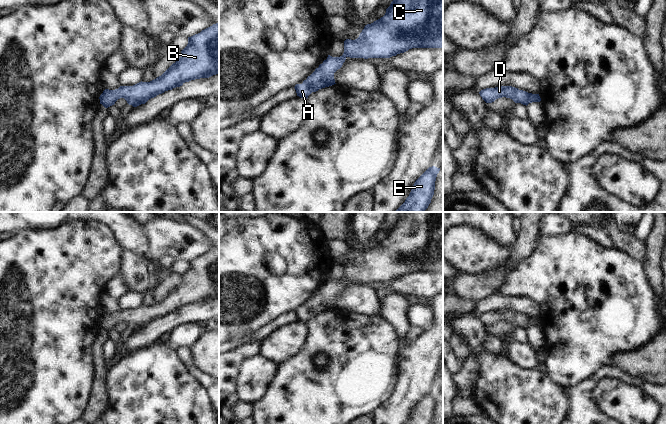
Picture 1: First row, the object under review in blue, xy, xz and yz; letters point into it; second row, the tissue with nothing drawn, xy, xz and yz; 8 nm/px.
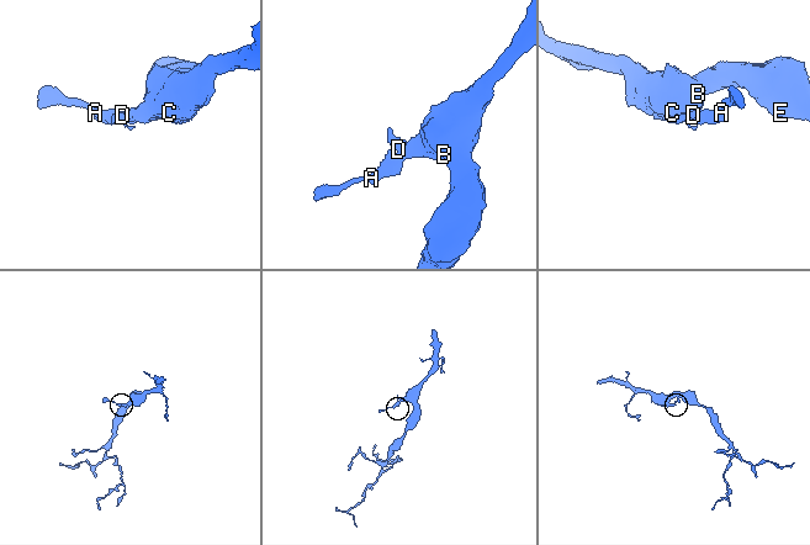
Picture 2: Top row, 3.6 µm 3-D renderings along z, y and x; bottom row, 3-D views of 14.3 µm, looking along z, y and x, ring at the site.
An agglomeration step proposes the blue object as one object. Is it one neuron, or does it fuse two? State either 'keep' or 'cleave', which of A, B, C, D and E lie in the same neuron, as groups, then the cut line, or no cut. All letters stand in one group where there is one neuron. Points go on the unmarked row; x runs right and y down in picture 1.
keep; A B C D E; no cut

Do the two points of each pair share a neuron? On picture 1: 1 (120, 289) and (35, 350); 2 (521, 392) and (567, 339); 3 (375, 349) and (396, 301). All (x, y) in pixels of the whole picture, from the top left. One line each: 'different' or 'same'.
1: different
2: different
3: different

